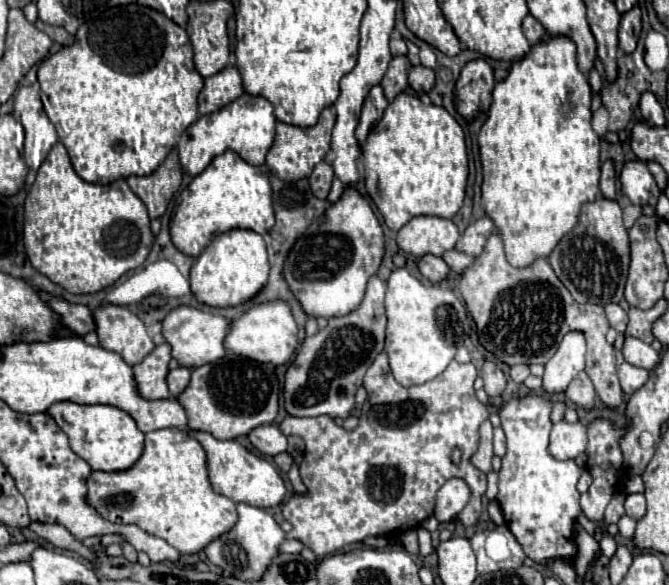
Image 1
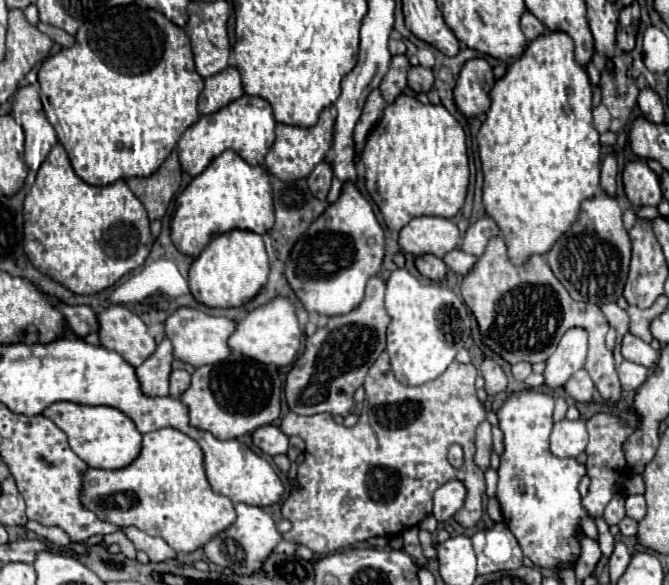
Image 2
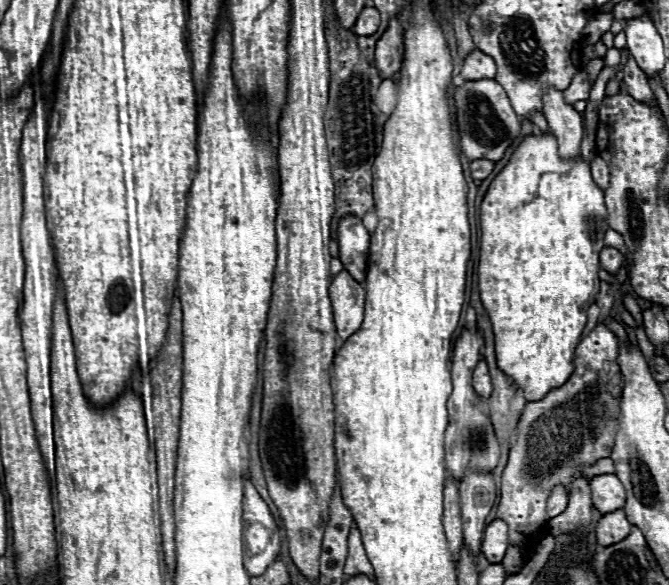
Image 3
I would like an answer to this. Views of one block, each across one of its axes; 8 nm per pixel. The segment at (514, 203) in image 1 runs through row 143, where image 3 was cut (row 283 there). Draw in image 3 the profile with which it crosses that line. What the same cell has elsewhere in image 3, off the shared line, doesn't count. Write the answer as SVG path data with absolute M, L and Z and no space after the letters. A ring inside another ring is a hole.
M530 134L524 136L520 146L514 150L510 162L500 170L500 174L492 180L488 192L484 194L482 206L480 206L480 226L482 226L482 238L480 238L480 266L478 266L478 288L480 288L480 298L482 304L490 316L492 330L494 330L494 342L496 342L496 360L498 368L506 372L518 388L524 390L524 396L528 402L540 400L548 394L548 390L562 386L568 376L572 374L572 358L574 350L580 342L582 330L586 326L586 310L594 304L598 288L600 288L600 278L598 278L598 254L604 248L604 234L610 230L608 228L608 210L604 206L604 192L596 186L596 182L590 176L590 166L584 162L582 156L576 156L572 160L564 160L558 154L558 142L554 134Z

